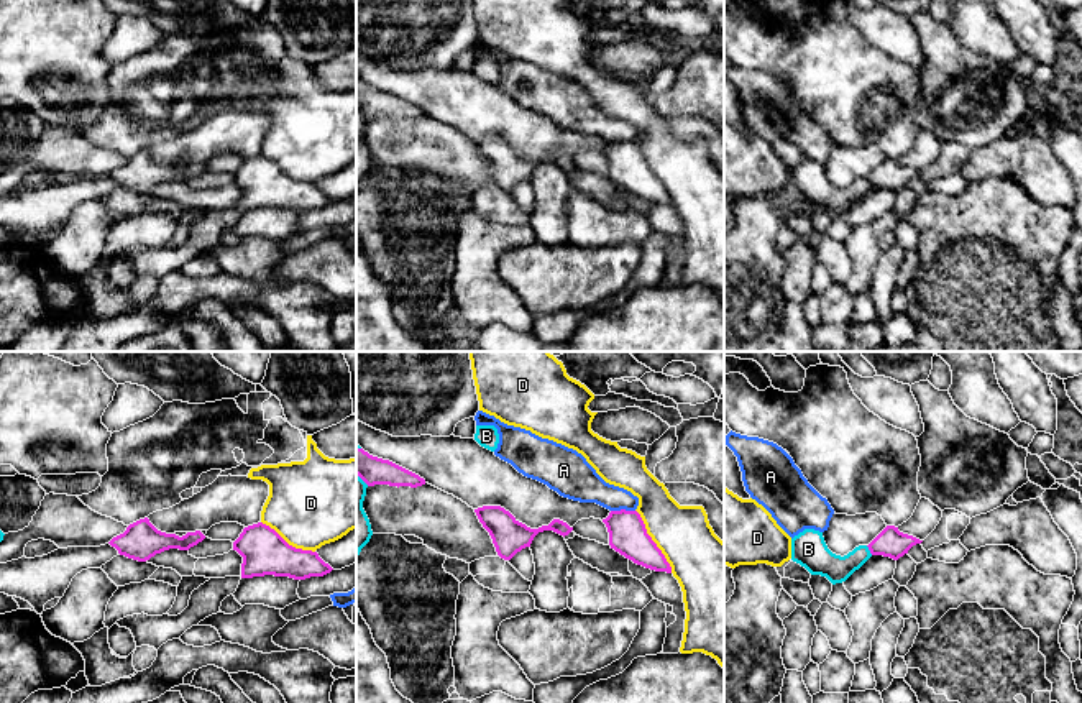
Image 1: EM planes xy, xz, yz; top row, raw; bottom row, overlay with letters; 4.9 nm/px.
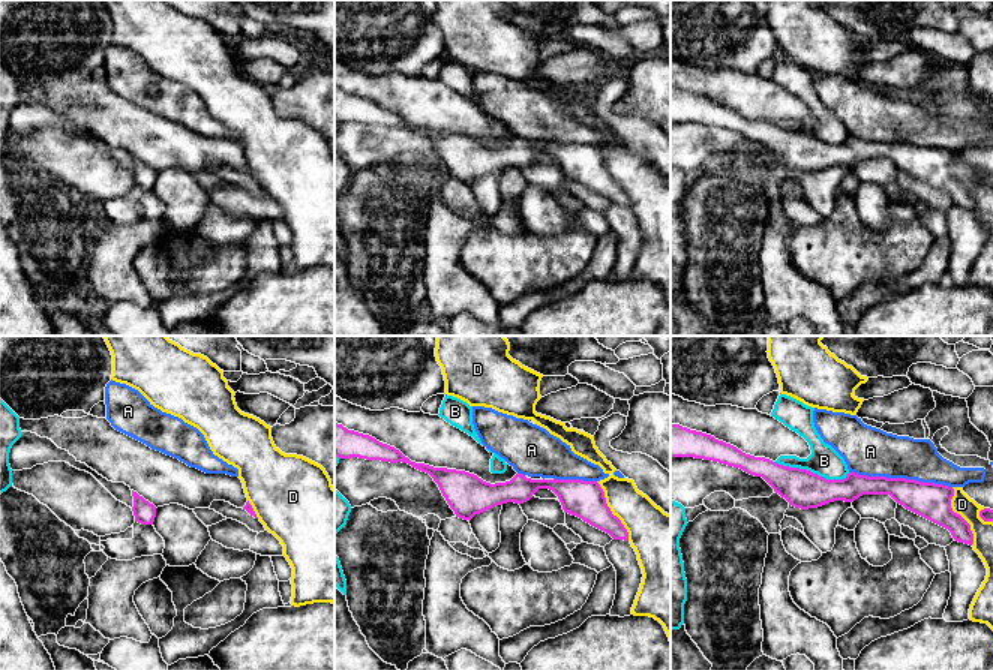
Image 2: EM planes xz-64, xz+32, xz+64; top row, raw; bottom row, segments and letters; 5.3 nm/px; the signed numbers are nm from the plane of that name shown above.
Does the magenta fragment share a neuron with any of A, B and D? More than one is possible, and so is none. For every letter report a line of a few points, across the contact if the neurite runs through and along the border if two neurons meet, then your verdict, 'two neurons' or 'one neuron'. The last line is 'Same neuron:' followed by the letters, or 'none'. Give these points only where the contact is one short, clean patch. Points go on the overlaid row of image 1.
A: two neurons
B: two neurons
D: two neurons
Same neuron: none

